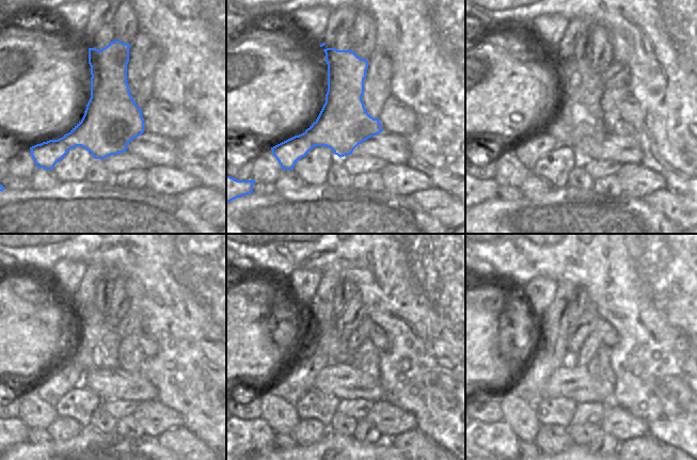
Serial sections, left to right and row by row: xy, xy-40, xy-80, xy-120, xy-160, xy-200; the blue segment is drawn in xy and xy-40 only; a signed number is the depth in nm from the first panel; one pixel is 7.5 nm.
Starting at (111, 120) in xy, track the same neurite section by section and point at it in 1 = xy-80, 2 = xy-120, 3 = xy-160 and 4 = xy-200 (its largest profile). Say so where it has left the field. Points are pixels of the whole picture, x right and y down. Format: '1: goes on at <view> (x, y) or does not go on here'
1: goes on at xy-80 (580, 115)
2: goes on at xy-120 (98, 345)
3: goes on at xy-160 (328, 348)
4: goes on at xy-200 (552, 353)

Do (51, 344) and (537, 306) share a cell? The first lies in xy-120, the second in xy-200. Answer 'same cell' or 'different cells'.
different cells

